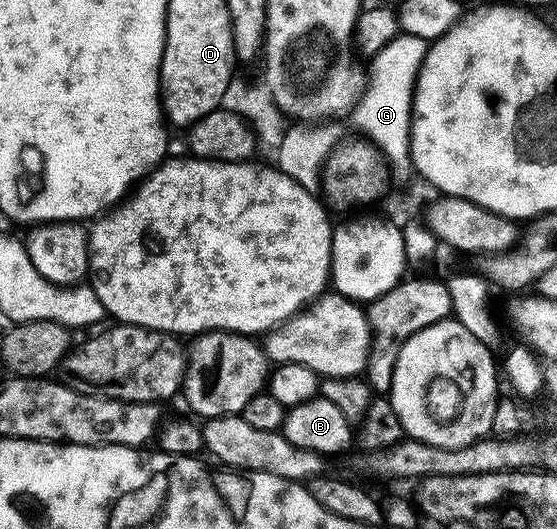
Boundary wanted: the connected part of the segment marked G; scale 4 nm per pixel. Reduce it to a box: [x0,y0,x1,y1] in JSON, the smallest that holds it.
[349,33,428,160]

